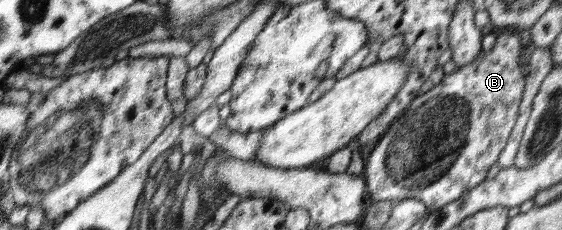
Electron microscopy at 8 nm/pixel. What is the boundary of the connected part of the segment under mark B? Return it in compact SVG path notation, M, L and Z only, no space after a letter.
M504 28L497 31L497 39L494 47L490 51L483 51L481 49L478 58L474 59L474 62L454 69L452 73L445 75L442 81L434 86L431 90L427 91L410 103L410 106L404 110L404 113L397 119L392 121L392 125L389 130L382 135L382 138L376 143L376 148L372 150L372 154L368 156L366 160L365 169L362 176L366 182L366 194L369 200L384 201L384 200L399 200L405 198L419 198L422 202L425 202L428 210L435 211L442 208L445 204L460 198L462 194L468 192L470 189L474 189L478 184L485 182L487 179L488 170L492 165L496 164L499 155L506 147L506 144L512 134L514 126L516 126L516 120L518 120L518 110L520 110L520 103L522 103L523 90L526 84L525 74L521 71L521 67L518 66L518 56L522 54L522 47L520 45L520 30L514 28Z

